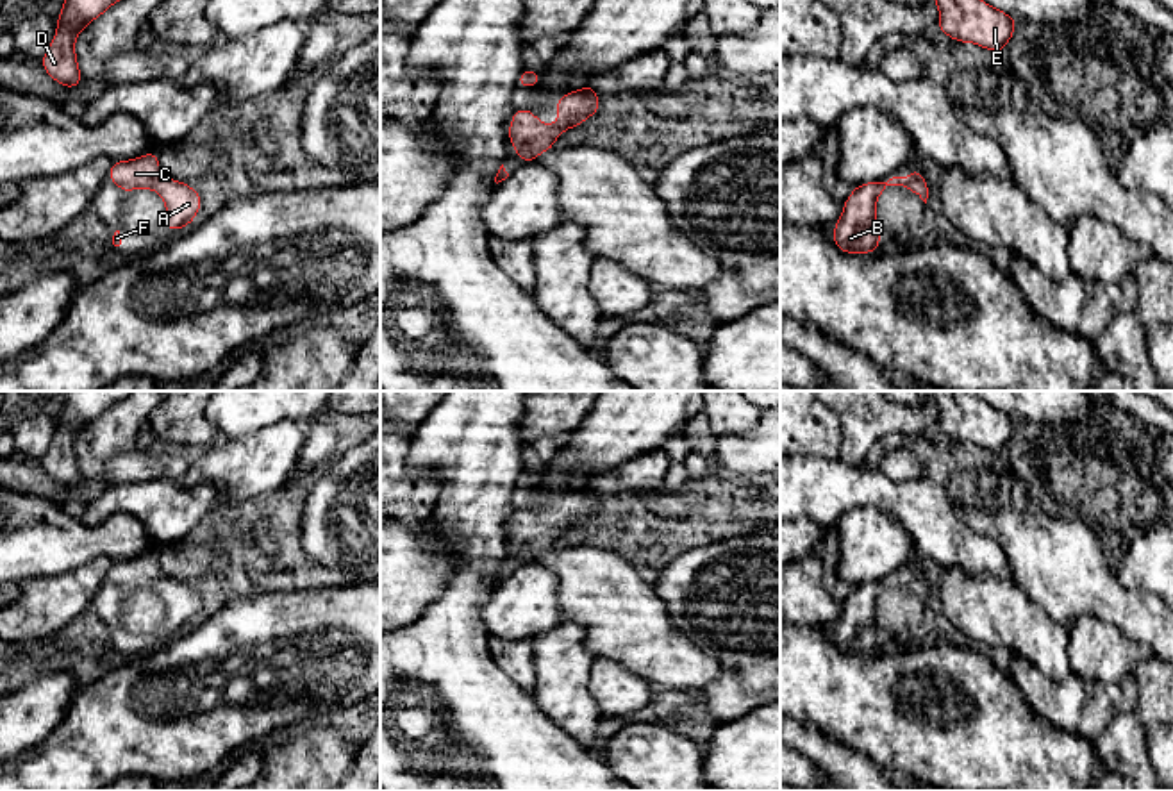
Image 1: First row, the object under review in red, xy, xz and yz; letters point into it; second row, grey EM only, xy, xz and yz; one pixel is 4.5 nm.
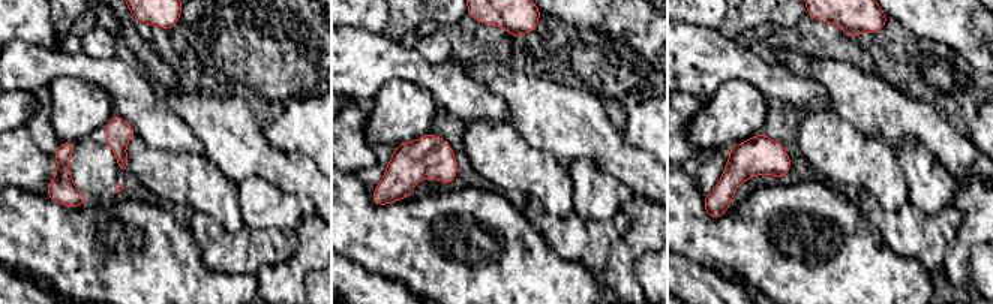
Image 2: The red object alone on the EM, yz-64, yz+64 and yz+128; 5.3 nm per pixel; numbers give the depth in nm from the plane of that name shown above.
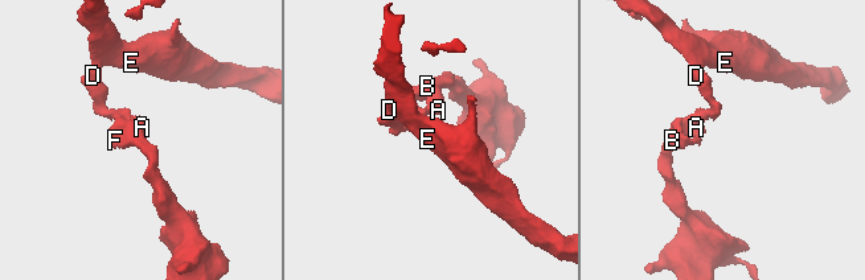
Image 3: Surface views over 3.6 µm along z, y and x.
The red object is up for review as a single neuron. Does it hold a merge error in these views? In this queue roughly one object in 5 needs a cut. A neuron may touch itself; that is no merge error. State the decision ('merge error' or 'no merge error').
no merge error

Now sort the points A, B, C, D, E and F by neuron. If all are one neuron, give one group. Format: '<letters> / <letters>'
A B C D E F

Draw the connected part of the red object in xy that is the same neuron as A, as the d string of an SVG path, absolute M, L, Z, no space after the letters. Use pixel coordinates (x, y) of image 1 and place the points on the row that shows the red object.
M148 152L130 161L114 161L109 175L123 193L132 189L154 189L166 205L164 229L182 230L193 223L202 207L202 196L186 182L168 179L161 173L155 152Z

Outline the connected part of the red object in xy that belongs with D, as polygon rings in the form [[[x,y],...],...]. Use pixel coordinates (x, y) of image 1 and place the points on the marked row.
[[[64,0],[57,18],[55,36],[41,57],[48,77],[68,89],[80,84],[82,75],[75,55],[75,41],[84,27],[118,2],[120,0]]]

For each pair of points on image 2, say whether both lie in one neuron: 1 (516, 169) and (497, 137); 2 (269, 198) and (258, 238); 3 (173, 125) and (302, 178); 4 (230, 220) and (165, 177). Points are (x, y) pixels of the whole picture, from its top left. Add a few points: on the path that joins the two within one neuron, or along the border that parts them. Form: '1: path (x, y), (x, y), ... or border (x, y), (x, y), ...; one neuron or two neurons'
1: path (509, 162), (497, 150), (497, 144); one neuron
2: border (245, 225), (249, 228), (294, 231); two neurons
3: border (171, 108), (186, 123), (207, 156); two neurons
4: path (213, 204), (189, 180), (182, 178); one neuron

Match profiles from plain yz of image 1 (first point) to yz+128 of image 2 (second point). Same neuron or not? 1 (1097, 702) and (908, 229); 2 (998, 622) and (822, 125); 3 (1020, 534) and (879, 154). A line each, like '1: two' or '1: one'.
1: one
2: one
3: two

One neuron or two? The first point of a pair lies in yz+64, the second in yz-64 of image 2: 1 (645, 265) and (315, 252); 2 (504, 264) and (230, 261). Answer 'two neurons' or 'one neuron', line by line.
1: two neurons
2: two neurons

